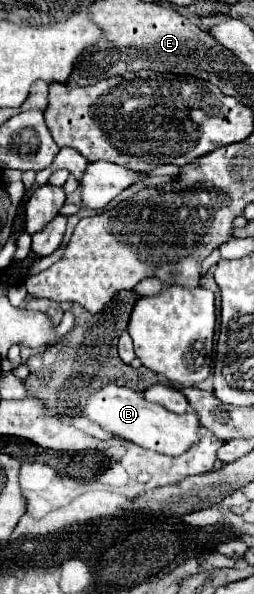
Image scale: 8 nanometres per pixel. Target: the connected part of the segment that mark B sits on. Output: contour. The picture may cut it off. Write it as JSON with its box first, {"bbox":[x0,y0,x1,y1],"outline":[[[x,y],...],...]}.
{"bbox":[81,384,199,456],"outline":[[[107,384],[87,396],[87,402],[81,408],[81,412],[85,418],[89,418],[89,422],[99,424],[103,430],[113,432],[115,436],[131,440],[159,454],[179,456],[185,450],[189,450],[191,444],[199,442],[199,420],[191,410],[187,410],[183,416],[171,414],[163,406],[147,402],[141,392],[135,392],[131,388]]]}

